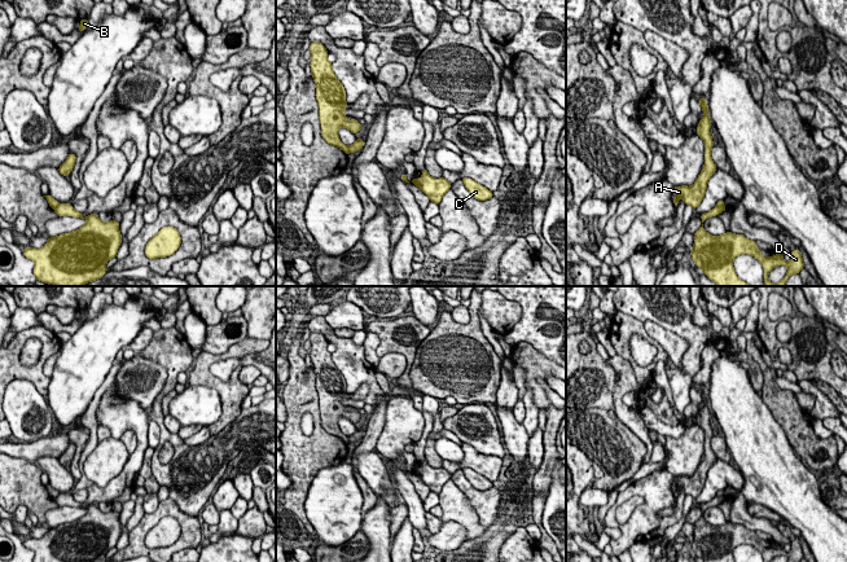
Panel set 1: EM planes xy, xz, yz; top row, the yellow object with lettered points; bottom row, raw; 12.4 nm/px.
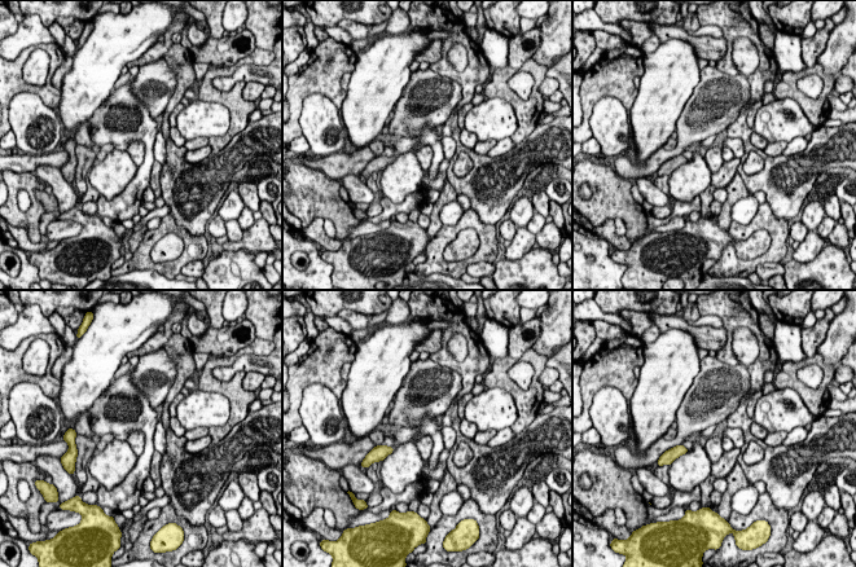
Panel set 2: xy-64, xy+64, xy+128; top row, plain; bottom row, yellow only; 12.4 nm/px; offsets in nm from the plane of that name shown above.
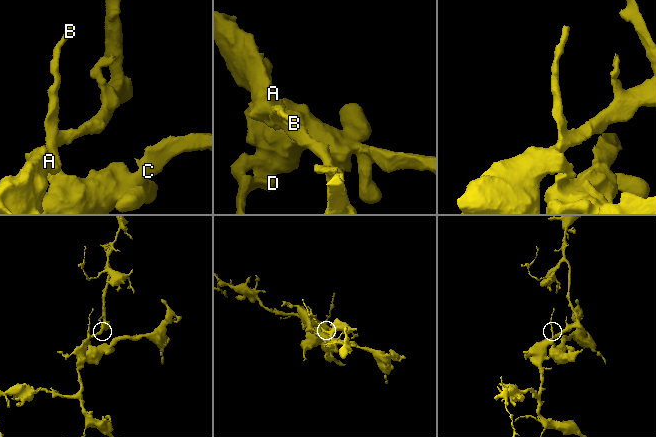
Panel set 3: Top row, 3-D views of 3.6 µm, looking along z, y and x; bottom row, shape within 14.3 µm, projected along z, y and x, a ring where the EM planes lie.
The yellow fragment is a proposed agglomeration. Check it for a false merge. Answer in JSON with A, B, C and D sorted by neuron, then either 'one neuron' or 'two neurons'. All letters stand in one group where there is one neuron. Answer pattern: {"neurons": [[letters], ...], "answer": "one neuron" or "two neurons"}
{"neurons": [["A", "B"], ["C", "D"]], "answer": "two neurons"}

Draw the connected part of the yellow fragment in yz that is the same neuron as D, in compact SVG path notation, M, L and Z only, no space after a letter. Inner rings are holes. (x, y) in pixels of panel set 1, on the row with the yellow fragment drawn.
M703 228L694 234L694 245L692 247L692 259L695 267L703 269L705 276L714 281L717 286L750 286L738 278L733 260L742 254L756 258L764 269L764 286L785 286L787 278L804 268L800 250L793 250L790 262L786 263L778 253L773 258L764 258L755 241L747 240L743 234L727 232L721 236L711 236ZM777 265L786 265L787 273L778 282L772 284L768 273Z

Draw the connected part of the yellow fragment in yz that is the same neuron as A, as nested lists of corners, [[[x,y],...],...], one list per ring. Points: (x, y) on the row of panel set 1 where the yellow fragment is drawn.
[[[701,97],[698,102],[702,106],[702,111],[705,114],[705,117],[699,120],[699,124],[697,127],[697,135],[705,141],[705,164],[703,164],[705,168],[701,171],[699,176],[697,177],[695,183],[692,186],[675,185],[673,206],[677,206],[679,199],[683,198],[685,205],[690,205],[693,208],[697,208],[705,197],[710,177],[717,170],[711,158],[711,149],[714,146],[714,141],[710,133],[711,120],[710,117],[707,115],[708,114],[707,101],[703,97]]]

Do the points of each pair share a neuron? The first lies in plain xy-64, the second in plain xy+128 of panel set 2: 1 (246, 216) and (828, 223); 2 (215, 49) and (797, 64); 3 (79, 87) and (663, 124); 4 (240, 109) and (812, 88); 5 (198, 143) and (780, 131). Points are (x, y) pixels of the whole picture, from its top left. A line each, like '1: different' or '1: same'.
1: same
2: different
3: same
4: different
5: different

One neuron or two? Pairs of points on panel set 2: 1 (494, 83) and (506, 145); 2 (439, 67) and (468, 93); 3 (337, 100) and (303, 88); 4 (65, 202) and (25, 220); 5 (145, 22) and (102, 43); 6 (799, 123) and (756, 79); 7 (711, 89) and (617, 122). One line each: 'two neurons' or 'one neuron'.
1: two neurons
2: one neuron
3: one neuron
4: two neurons
5: one neuron
6: two neurons
7: two neurons

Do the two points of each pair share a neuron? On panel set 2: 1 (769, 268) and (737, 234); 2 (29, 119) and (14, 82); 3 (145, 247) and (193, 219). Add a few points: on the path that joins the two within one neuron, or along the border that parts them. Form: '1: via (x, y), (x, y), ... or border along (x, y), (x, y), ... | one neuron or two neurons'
1: border along (778, 262), (763, 262), (754, 271) | two neurons
2: border along (13, 96), (21, 92), (34, 92), (47, 105) | two neurons
3: border along (170, 214), (180, 227), (193, 234), (202, 234) | two neurons

